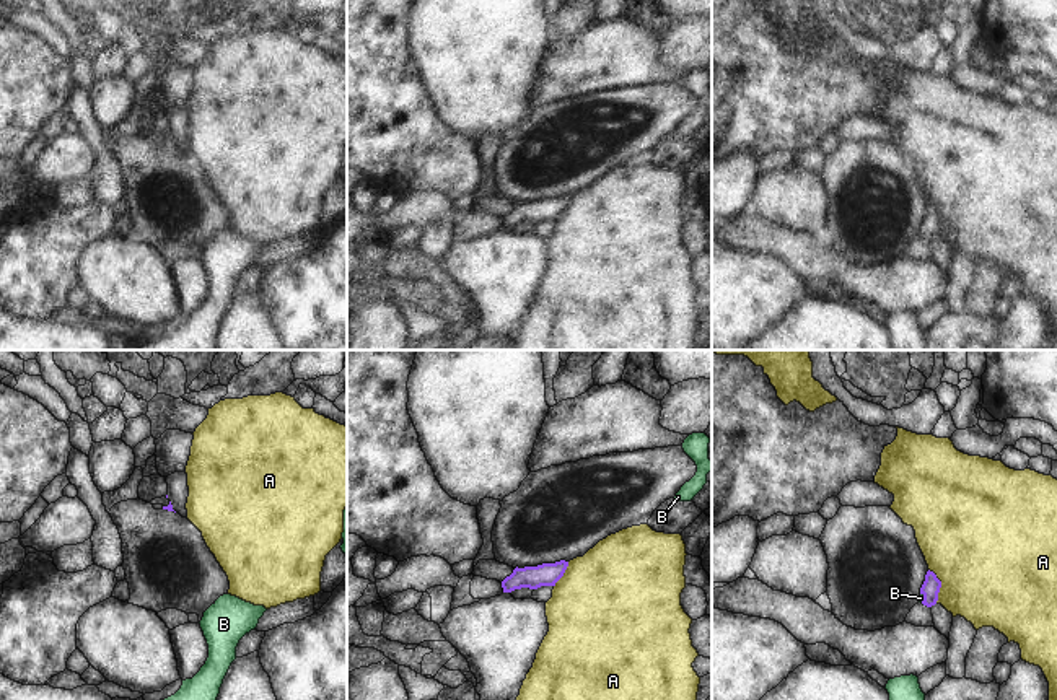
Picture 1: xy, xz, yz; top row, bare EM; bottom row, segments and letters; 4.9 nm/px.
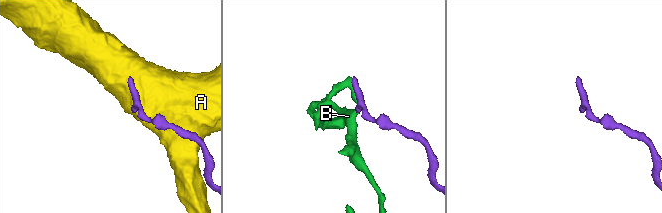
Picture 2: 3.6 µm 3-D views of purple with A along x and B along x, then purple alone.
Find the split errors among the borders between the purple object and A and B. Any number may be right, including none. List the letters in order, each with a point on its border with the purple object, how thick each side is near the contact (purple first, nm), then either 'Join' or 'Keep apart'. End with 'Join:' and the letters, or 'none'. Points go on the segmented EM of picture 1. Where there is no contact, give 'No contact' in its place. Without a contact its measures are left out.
A: Touches purple at yz (940, 586). Thickness 90 nm (purple) against 480 nm. Keep apart
B: Touches purple at yz (924, 598). Thickness 90 nm (purple) against 20 nm. Join
Join: B

